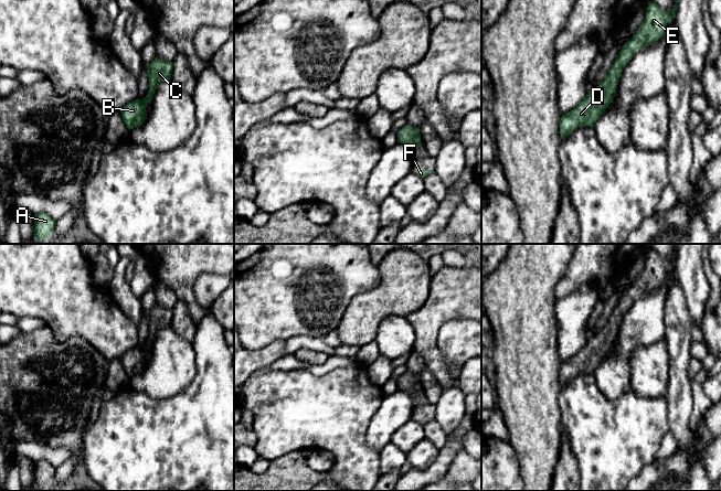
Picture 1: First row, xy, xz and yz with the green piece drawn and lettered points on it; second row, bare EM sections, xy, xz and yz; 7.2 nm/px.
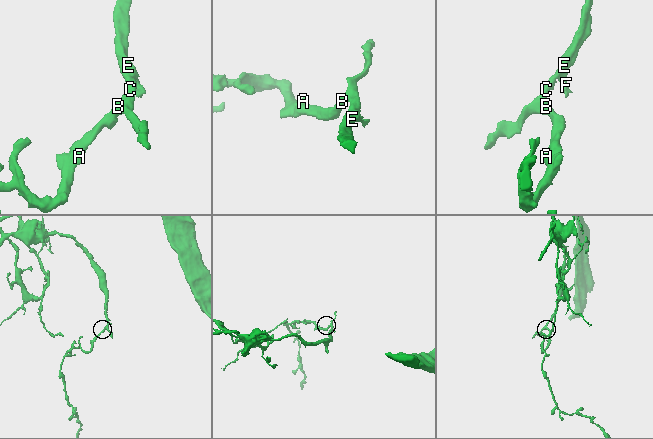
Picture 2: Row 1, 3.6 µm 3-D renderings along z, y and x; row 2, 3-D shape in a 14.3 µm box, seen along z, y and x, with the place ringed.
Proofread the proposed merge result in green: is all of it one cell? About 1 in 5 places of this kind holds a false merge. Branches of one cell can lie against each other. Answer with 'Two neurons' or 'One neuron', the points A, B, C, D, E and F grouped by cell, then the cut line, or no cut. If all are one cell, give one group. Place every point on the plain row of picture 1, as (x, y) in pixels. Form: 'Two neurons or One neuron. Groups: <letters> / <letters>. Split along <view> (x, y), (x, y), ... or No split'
One neuron. Groups: A B C D E F. No split

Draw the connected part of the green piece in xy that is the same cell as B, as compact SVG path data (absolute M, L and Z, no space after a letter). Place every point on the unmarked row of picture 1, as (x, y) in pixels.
M158 303L148 313L149 338L142 346L135 346L127 351L120 359L126 374L130 377L141 373L147 366L146 354L151 351L157 333L161 329L171 327L173 312L171 309L160 307Z

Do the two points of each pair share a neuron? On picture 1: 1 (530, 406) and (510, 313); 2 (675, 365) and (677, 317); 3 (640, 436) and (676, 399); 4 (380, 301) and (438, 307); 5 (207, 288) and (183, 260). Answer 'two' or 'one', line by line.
1: one
2: one
3: two
4: two
5: two

